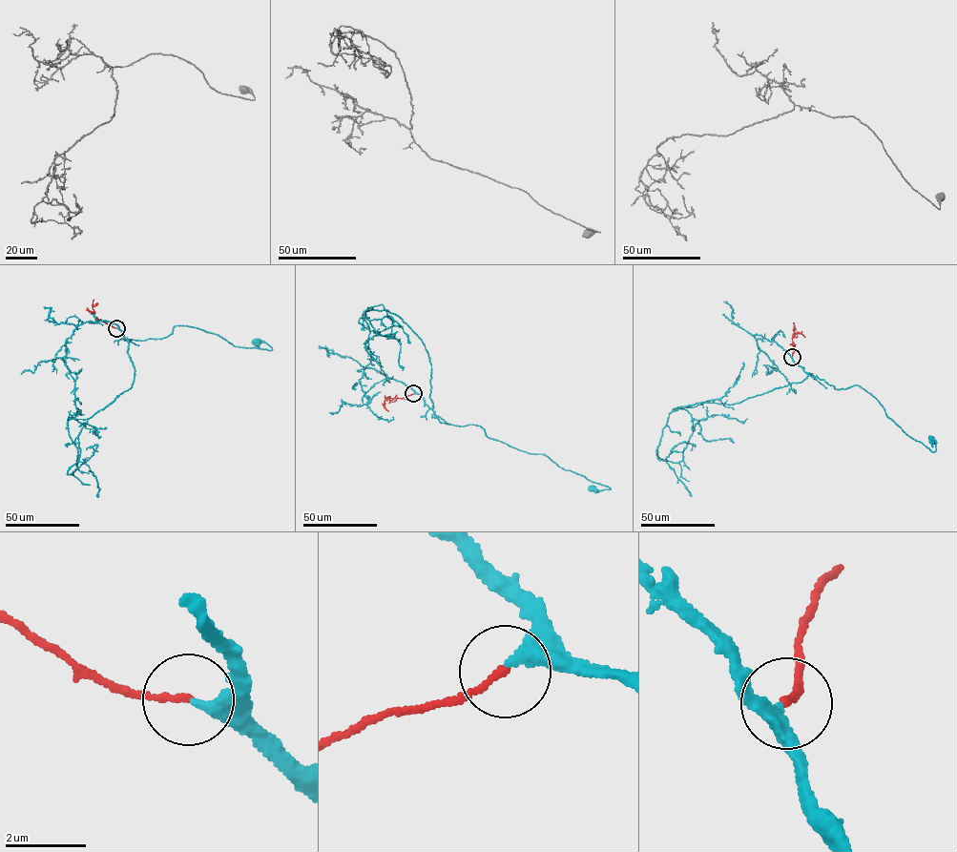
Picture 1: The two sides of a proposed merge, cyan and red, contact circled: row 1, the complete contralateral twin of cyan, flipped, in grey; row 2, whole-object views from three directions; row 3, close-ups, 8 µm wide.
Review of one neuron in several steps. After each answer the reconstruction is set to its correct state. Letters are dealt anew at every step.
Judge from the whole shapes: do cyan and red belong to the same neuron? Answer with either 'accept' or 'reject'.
accept

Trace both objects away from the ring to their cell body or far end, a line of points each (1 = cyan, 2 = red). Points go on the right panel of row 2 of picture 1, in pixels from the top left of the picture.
1: (792, 357), (806, 373), (837, 389), (855, 384), (865, 390), (907, 435), (934, 451), (936, 444), (931, 440)
2: (792, 357), (794, 333), (800, 332), (805, 337)

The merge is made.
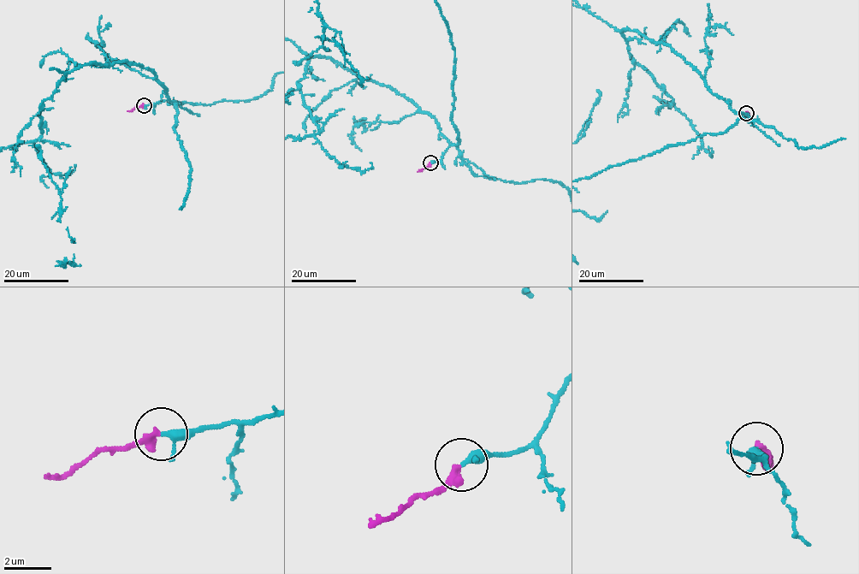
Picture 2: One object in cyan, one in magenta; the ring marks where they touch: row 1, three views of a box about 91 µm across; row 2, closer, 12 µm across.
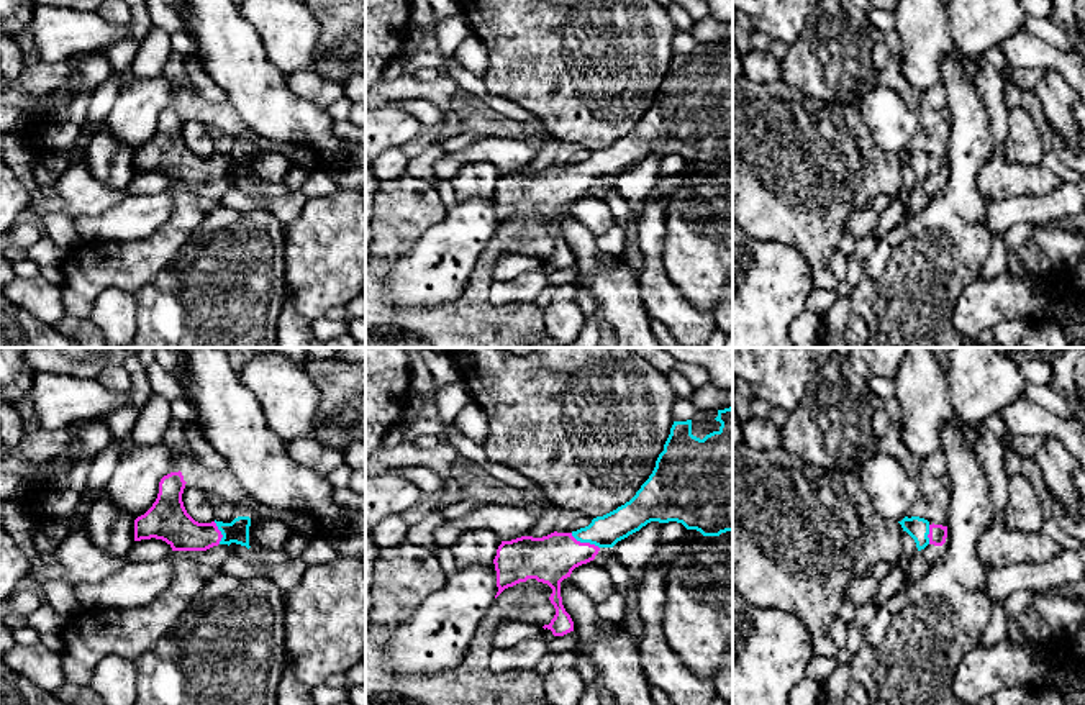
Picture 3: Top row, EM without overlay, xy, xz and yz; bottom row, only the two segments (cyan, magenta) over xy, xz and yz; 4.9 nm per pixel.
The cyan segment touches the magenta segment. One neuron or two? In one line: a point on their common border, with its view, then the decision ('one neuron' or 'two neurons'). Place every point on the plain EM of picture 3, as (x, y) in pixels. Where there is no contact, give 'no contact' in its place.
contact xz (585, 174); one neuron

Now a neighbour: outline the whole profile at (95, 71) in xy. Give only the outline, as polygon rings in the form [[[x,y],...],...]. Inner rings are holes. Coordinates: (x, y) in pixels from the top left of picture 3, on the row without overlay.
[[[97,49],[90,52],[90,57],[82,64],[82,90],[79,95],[66,103],[66,121],[75,125],[77,128],[85,126],[89,105],[93,92],[107,82],[115,72],[103,57],[103,51]]]

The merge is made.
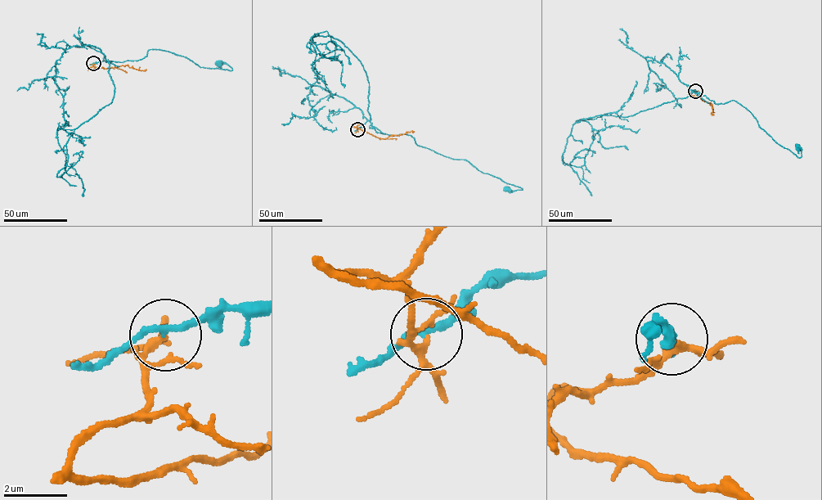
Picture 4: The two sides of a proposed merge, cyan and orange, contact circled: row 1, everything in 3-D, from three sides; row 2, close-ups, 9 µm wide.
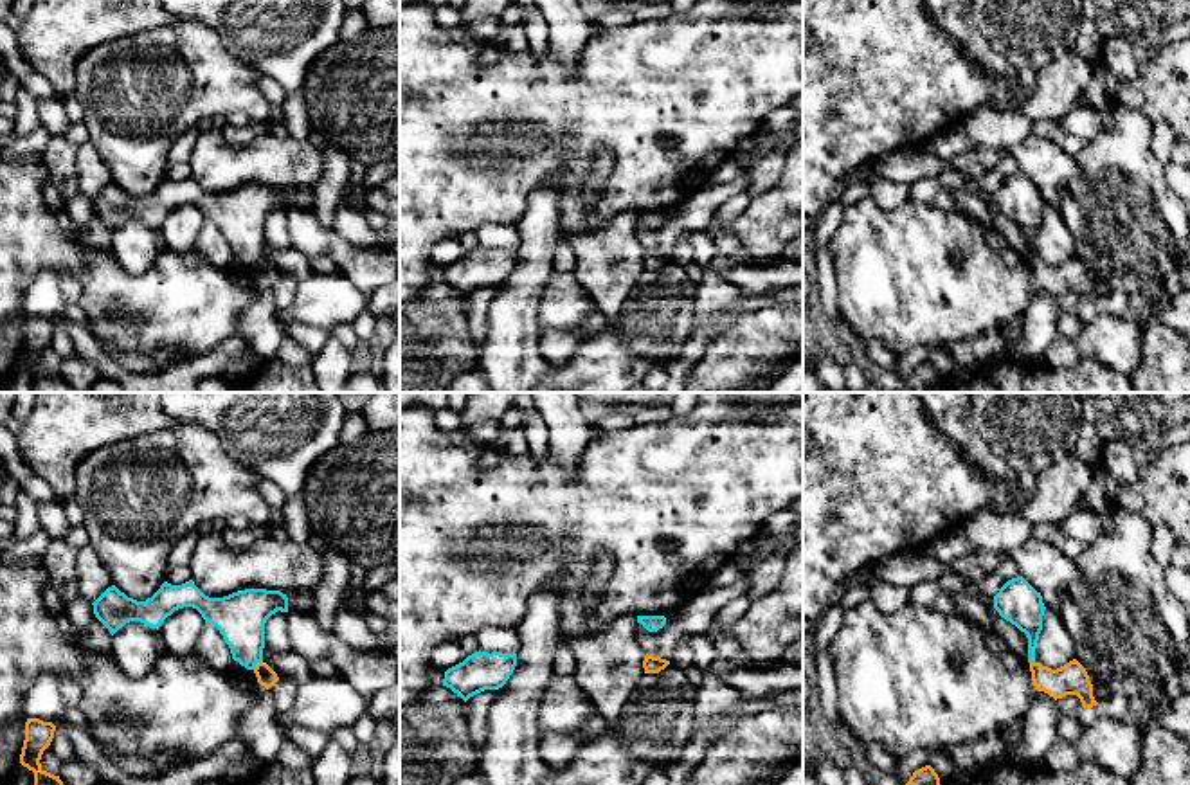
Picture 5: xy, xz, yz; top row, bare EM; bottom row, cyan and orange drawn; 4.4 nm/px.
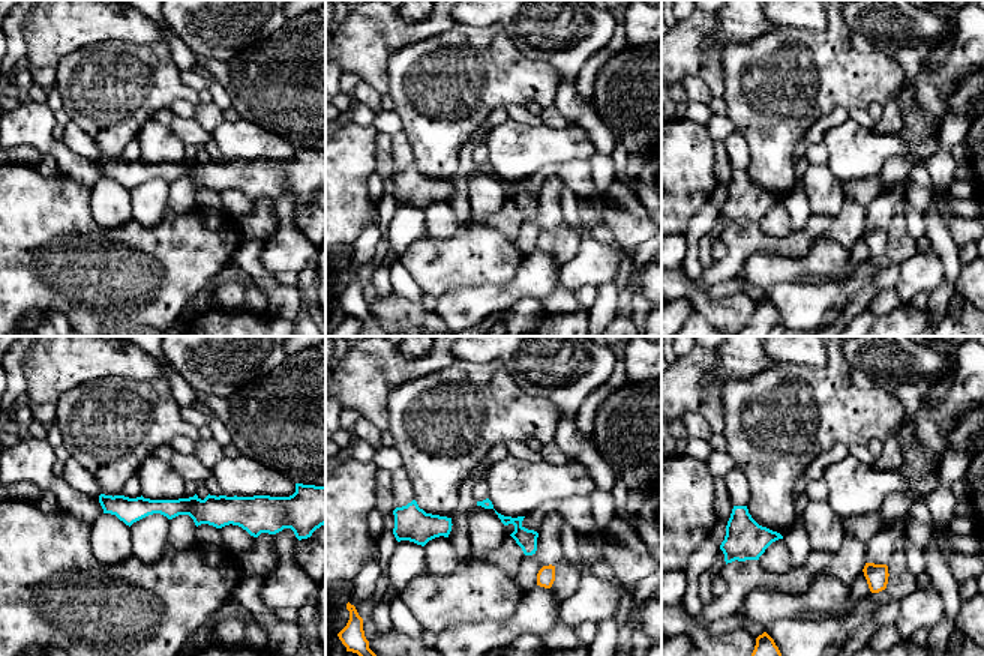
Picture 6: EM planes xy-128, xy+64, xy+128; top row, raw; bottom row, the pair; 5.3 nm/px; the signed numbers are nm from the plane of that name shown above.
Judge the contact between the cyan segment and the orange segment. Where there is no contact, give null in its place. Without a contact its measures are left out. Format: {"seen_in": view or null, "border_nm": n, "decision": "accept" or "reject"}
{"seen_in": "xy", "border_nm": 60, "decision": "reject"}

